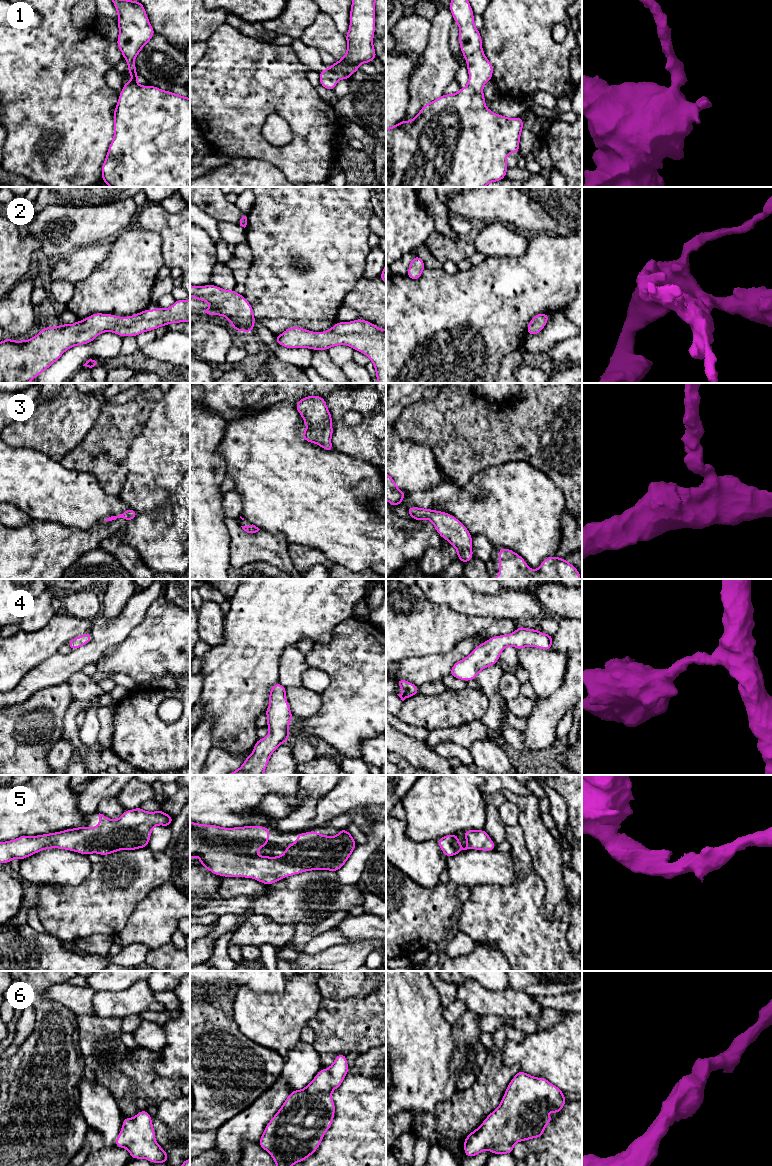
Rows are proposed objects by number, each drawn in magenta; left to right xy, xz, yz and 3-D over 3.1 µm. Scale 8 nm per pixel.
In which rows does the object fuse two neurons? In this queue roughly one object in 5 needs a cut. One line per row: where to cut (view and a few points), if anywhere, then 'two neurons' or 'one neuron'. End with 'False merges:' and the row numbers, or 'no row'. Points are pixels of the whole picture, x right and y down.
1: no cut; one neuron
2: no cut; one neuron
3: no cut; one neuron
4: no cut; one neuron
5: no cut; one neuron
6: no cut; one neuron
False merges: no row

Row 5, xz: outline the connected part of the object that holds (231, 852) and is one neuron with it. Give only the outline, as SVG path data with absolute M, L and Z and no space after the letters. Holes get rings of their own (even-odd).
M190 821L190 860L197 855L199 862L207 870L218 876L254 878L269 886L287 876L305 871L329 870L337 872L346 863L357 845L352 835L346 829L340 829L340 832L333 837L320 835L317 831L308 831L305 834L298 832L297 841L290 843L282 856L269 857L257 855L256 852L259 848L268 845L269 836L270 830L267 827L258 825L225 828Z

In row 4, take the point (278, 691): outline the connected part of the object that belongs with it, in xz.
M281 683L271 687L269 694L271 705L265 711L268 717L269 735L258 739L252 754L245 759L238 770L228 775L263 775L272 753L289 740L288 726L293 716L285 697L286 688Z

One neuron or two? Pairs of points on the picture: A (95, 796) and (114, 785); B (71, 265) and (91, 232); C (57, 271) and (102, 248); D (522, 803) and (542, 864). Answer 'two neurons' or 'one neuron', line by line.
A: one neuron
B: two neurons
C: one neuron
D: one neuron

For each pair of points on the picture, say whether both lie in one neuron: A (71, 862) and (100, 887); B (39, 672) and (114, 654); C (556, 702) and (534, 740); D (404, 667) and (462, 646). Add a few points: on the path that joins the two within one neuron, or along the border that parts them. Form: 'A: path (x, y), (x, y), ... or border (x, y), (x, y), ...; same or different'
A: border (93, 863), (91, 871), (78, 884), (66, 886); different
B: border (118, 644), (108, 647), (95, 662); different
C: path (551, 711), (544, 718), (540, 731); same
D: path (418, 667), (435, 667), (448, 659); same

